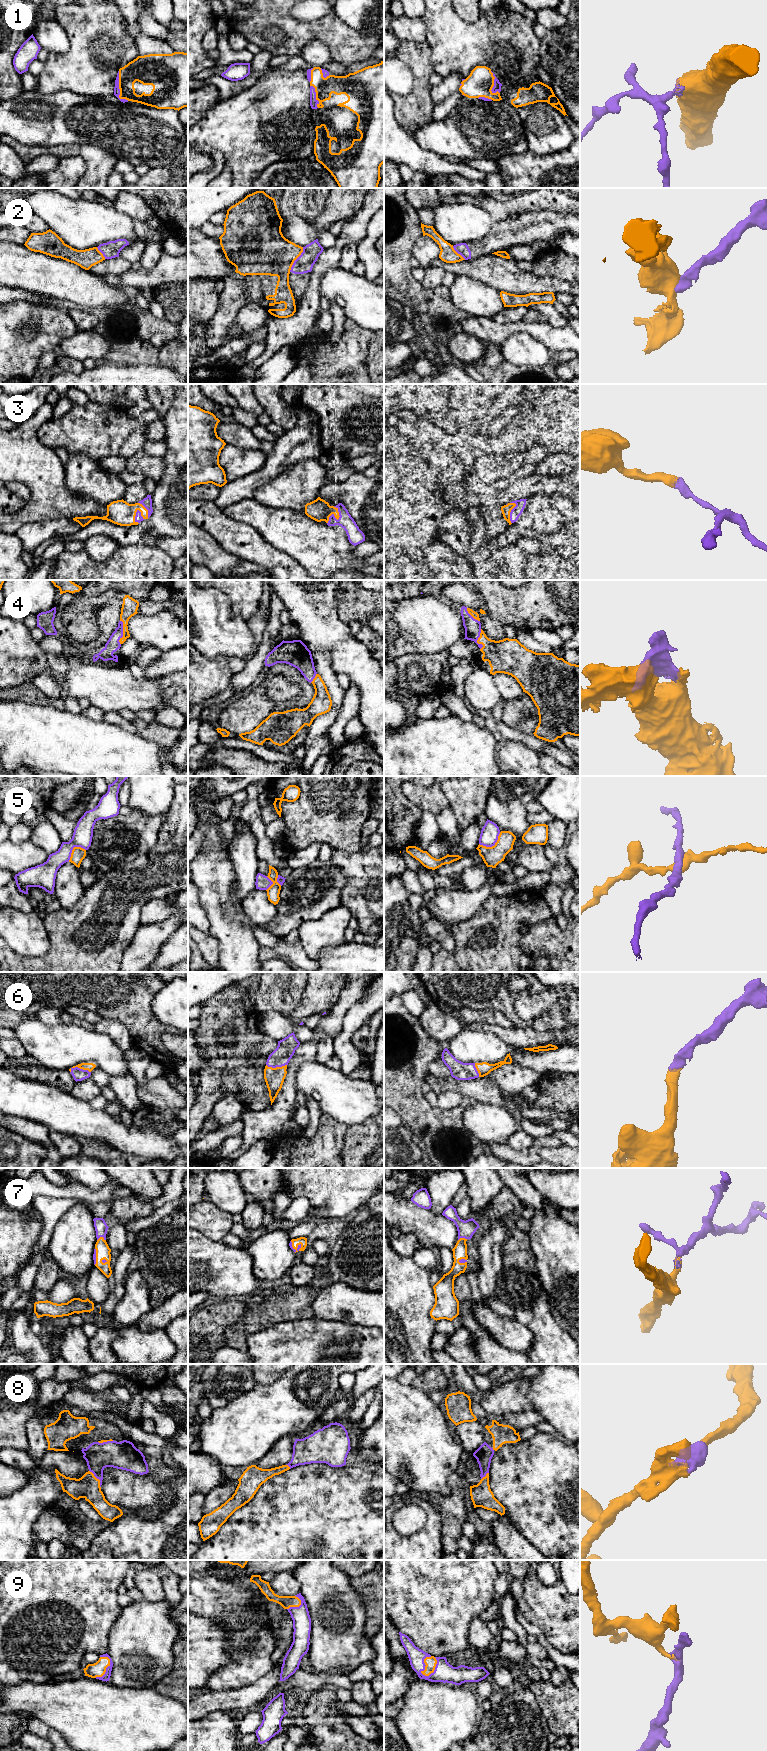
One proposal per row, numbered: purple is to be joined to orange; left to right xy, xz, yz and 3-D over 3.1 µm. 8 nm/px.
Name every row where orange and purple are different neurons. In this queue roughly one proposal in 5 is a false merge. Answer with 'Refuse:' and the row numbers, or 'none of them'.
Refuse: 2, 5

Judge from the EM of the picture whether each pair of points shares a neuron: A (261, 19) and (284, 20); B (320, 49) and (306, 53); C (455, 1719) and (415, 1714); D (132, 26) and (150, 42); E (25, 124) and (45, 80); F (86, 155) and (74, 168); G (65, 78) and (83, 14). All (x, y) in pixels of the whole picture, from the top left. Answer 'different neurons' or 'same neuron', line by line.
A: same neuron
B: same neuron
C: same neuron
D: same neuron
E: different neurons
F: different neurons
G: same neuron

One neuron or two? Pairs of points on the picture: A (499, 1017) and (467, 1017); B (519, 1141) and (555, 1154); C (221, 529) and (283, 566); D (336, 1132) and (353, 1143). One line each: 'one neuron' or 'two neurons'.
A: one neuron
B: two neurons
C: one neuron
D: two neurons

